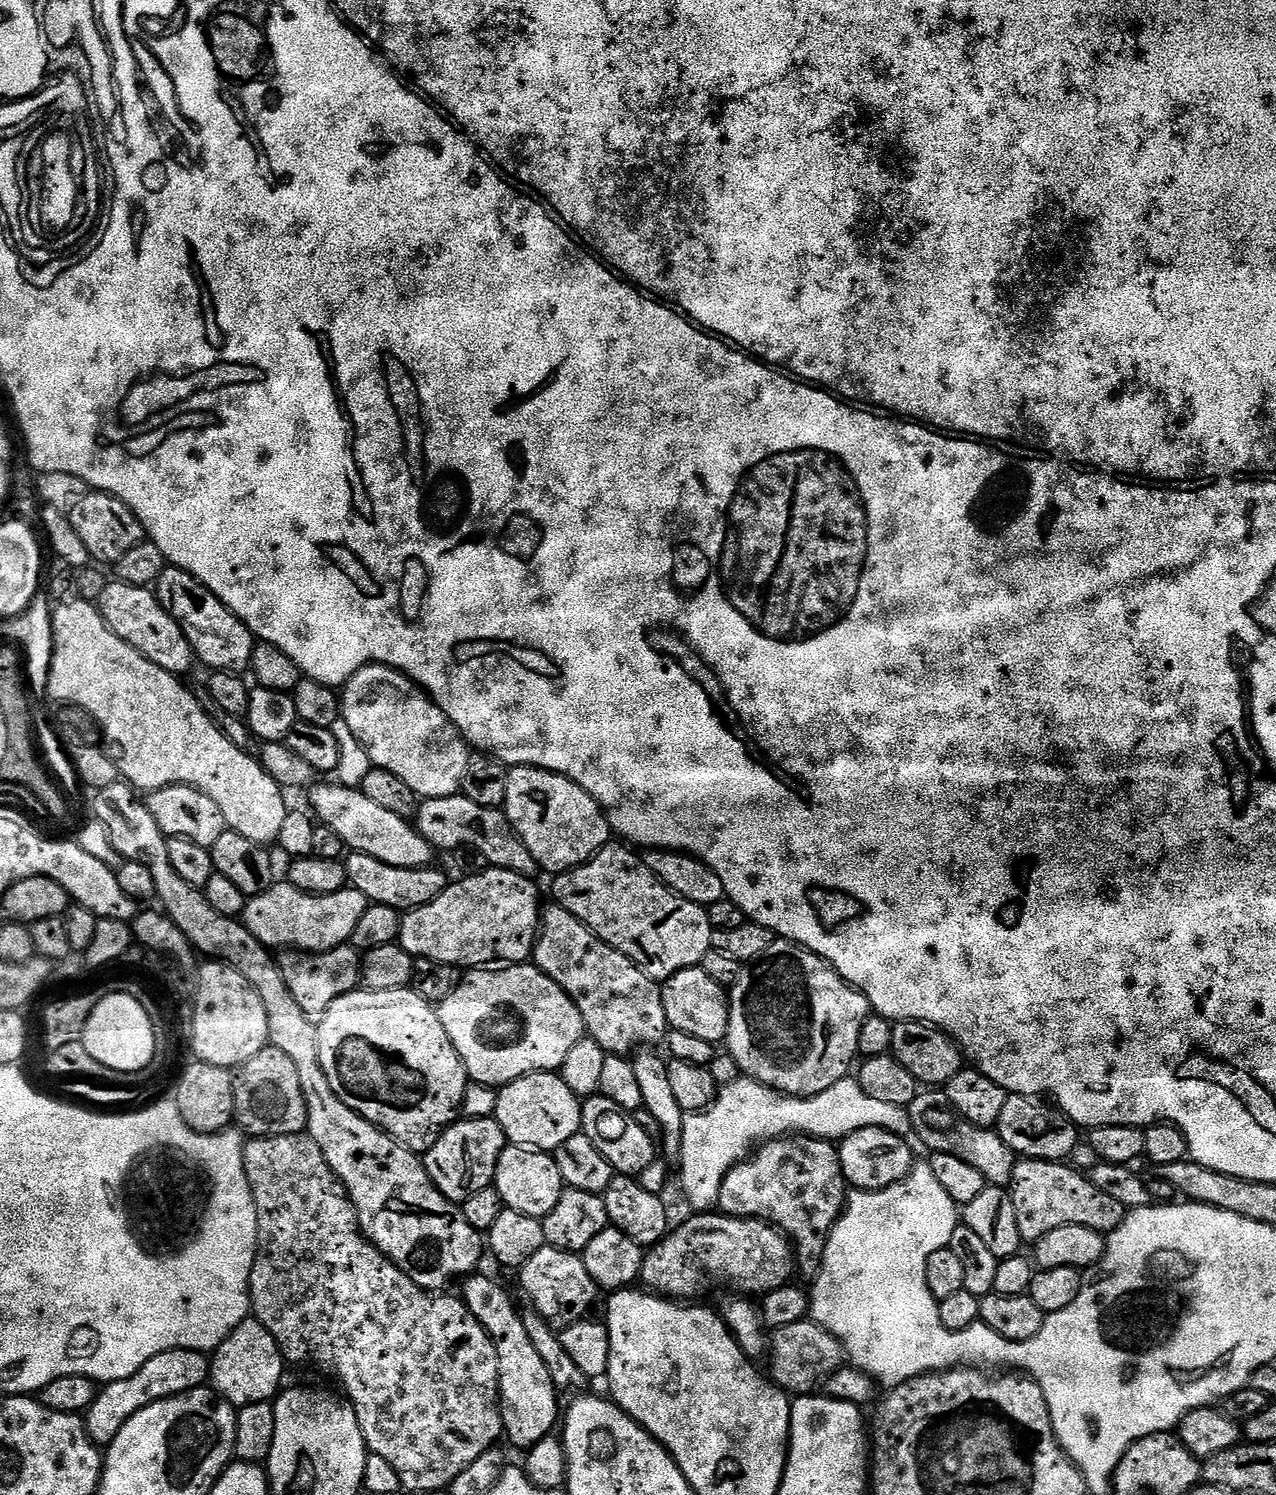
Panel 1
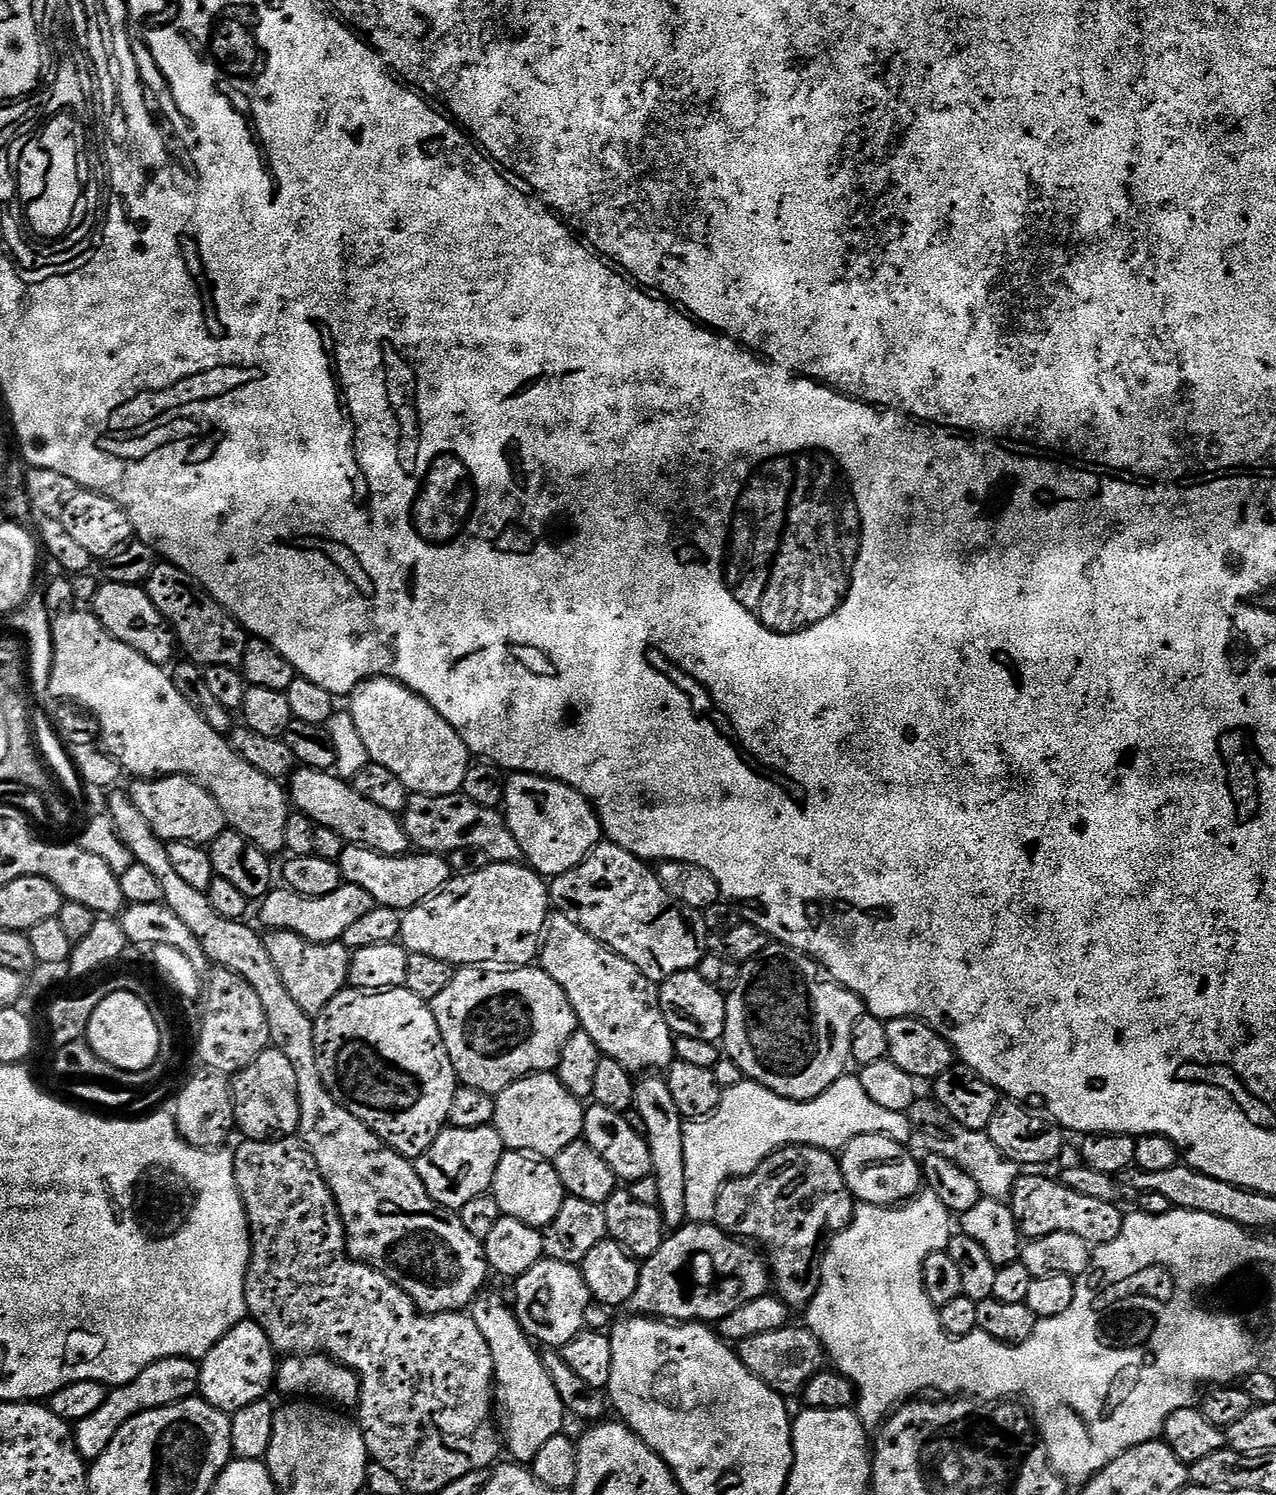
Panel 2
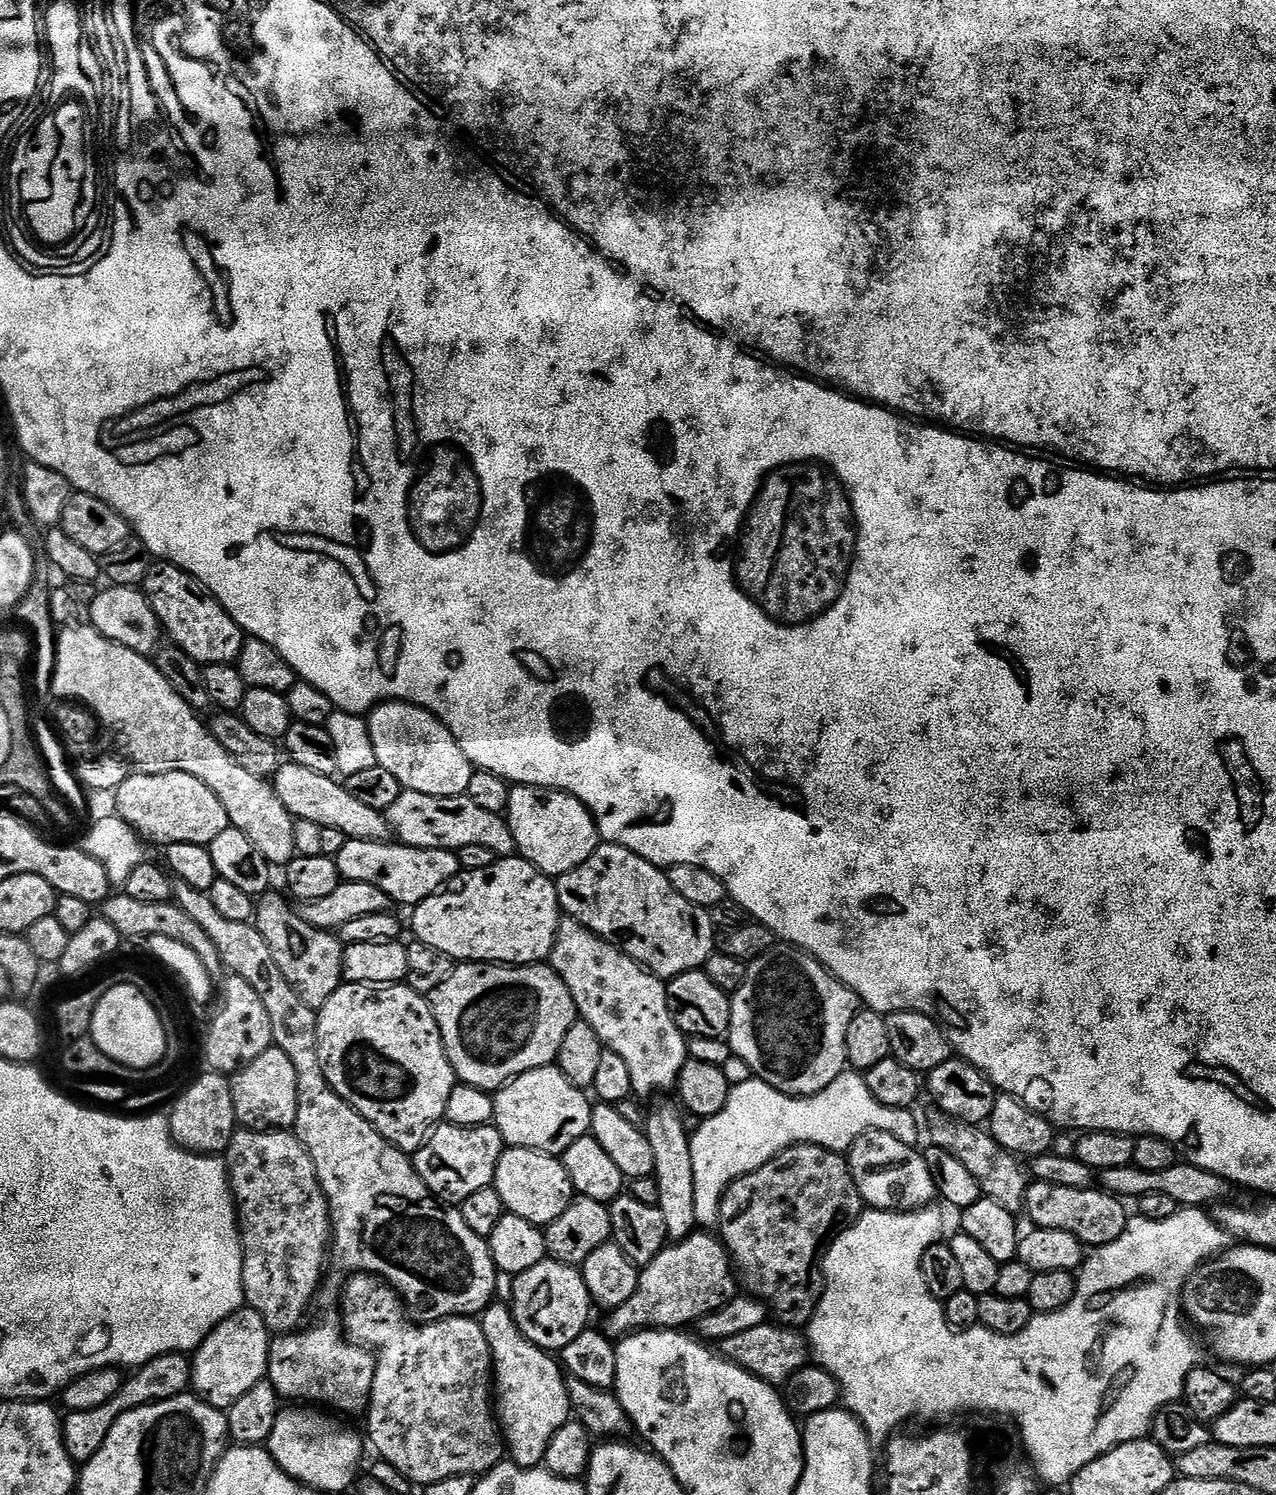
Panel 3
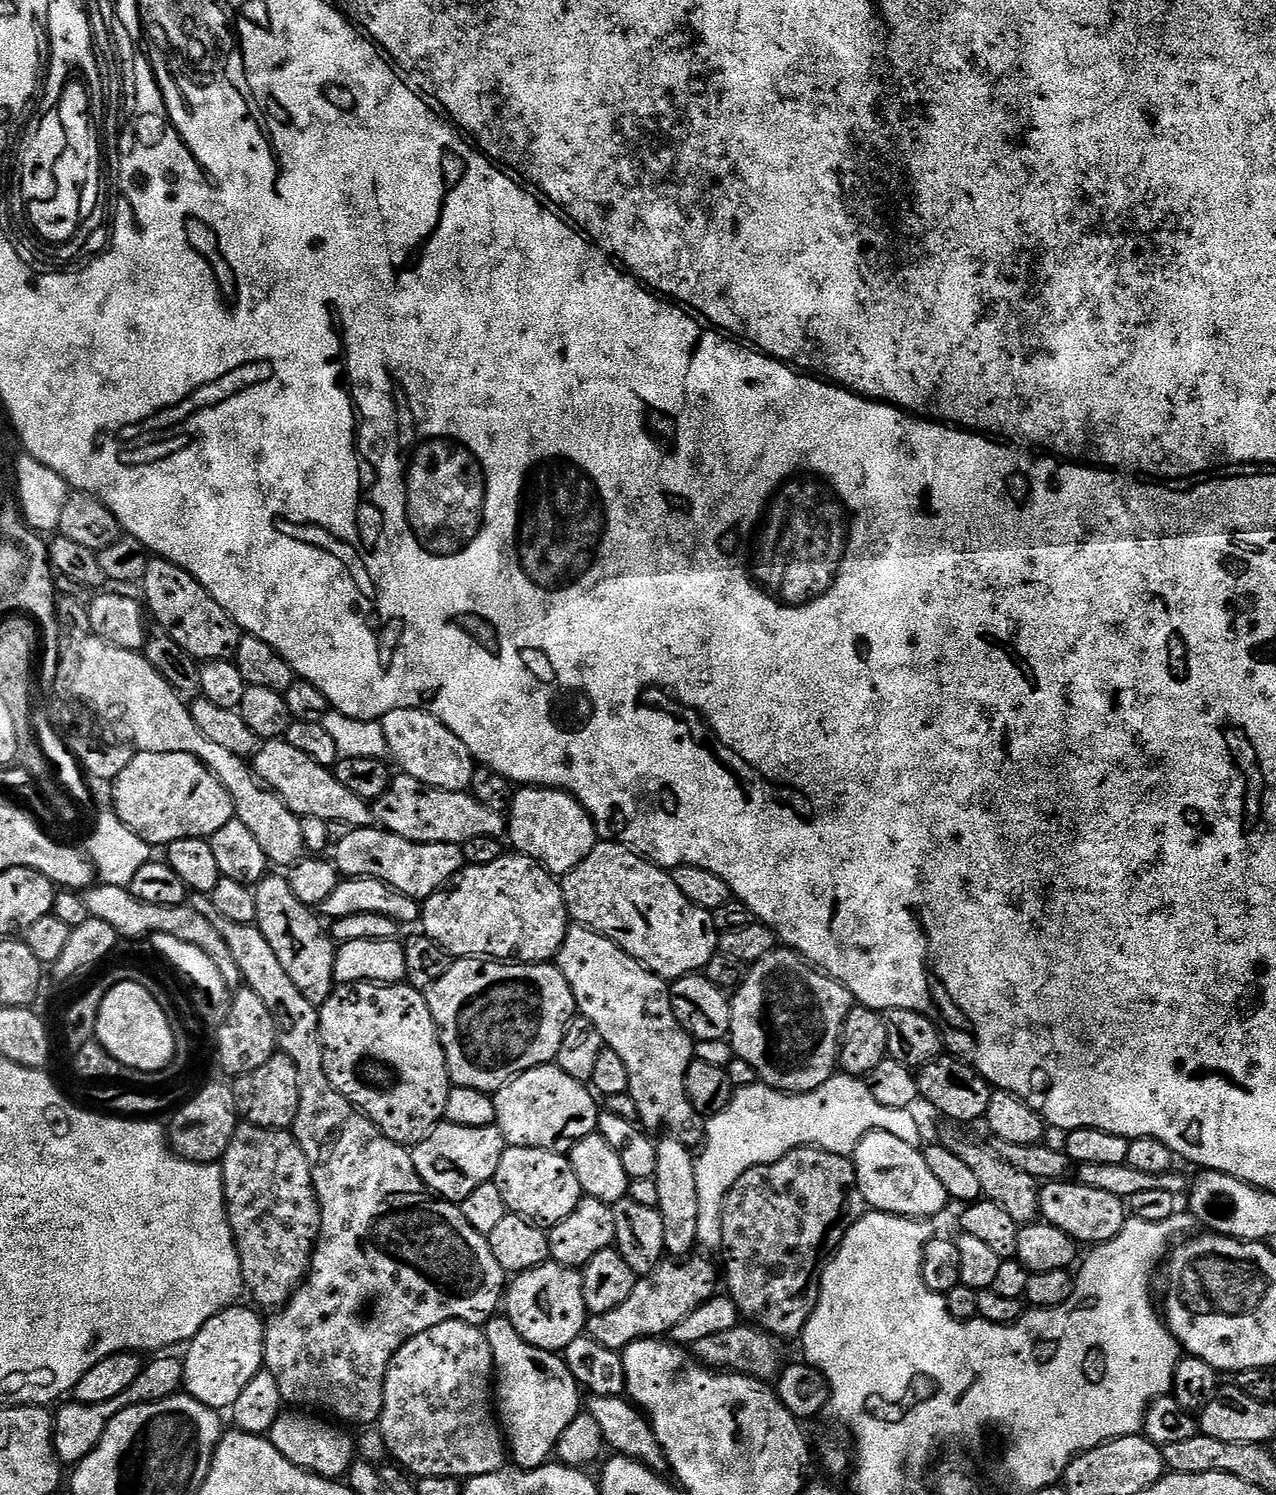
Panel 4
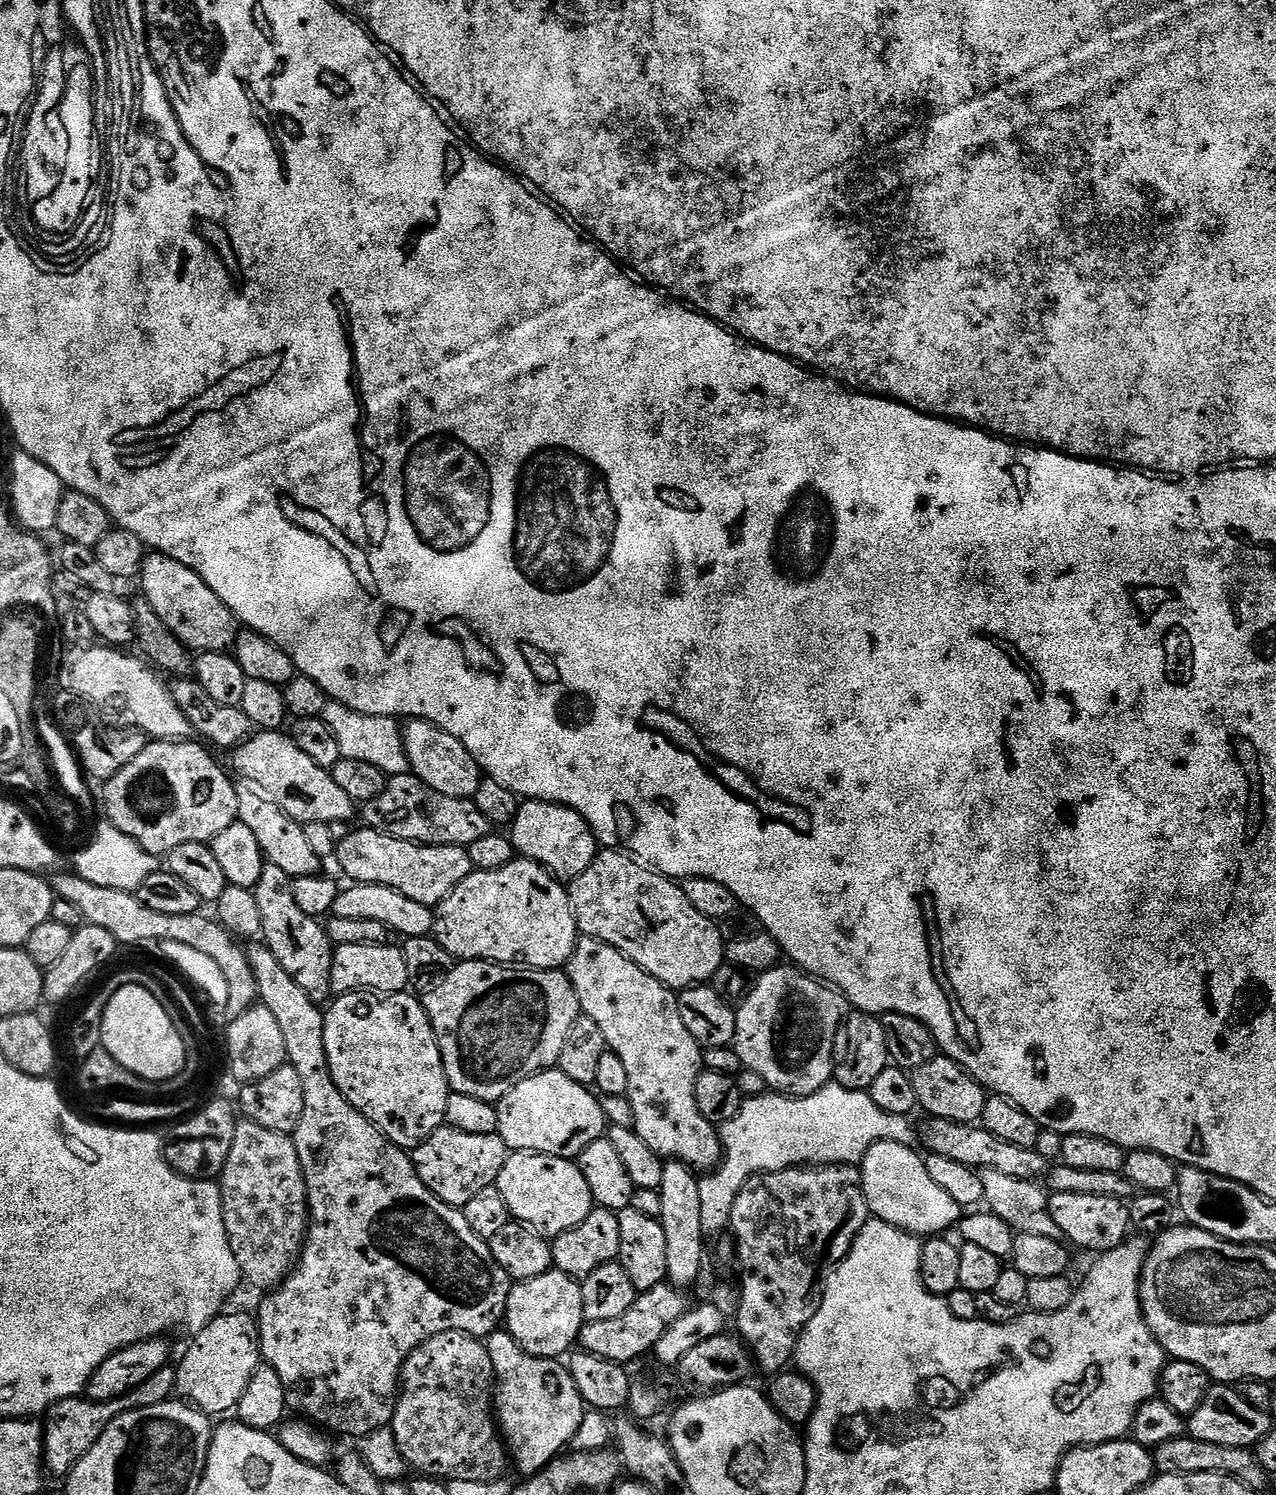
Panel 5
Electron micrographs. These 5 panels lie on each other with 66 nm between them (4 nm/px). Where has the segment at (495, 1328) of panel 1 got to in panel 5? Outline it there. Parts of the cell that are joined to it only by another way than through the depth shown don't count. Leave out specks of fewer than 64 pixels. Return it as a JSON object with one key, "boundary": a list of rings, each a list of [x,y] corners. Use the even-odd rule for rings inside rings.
{"boundary":[[[506,1330],[491,1332],[486,1347],[494,1377],[494,1419],[506,1445],[510,1464],[524,1478],[531,1478],[548,1467],[571,1445],[586,1411],[584,1399],[574,1386],[567,1367],[559,1359],[538,1358],[522,1346]]]}

